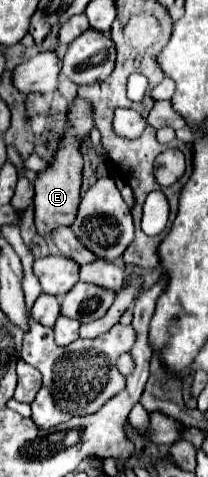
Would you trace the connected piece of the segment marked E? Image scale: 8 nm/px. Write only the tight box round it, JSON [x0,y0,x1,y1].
[34,97,94,237]

